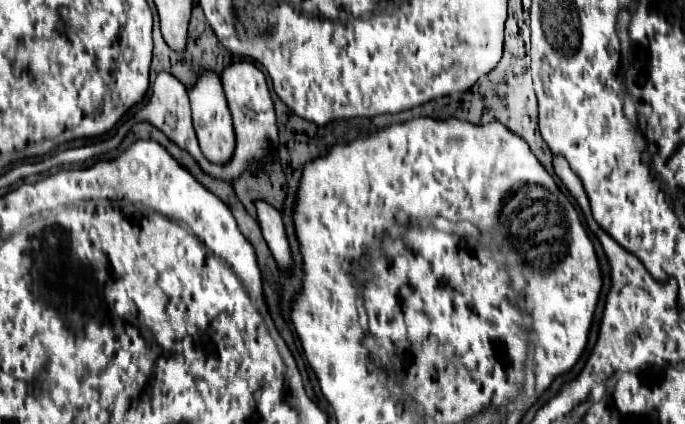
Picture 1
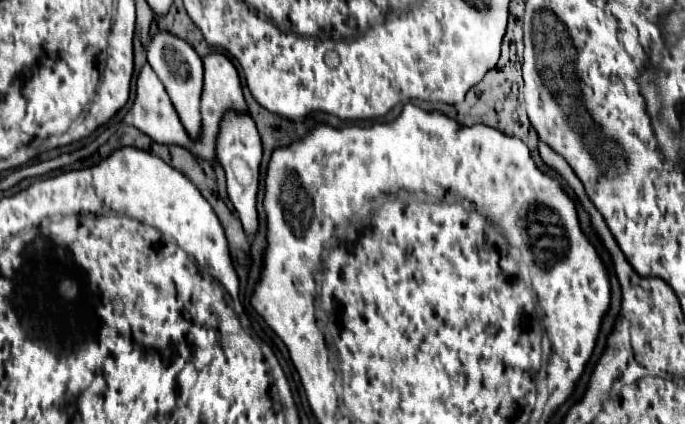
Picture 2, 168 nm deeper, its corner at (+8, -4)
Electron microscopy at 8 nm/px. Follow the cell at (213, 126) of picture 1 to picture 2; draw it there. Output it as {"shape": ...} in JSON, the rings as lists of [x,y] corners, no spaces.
{"shape":[[[159,30],[147,44],[147,62],[155,70],[155,74],[161,78],[163,86],[167,88],[167,94],[185,126],[185,130],[191,136],[197,136],[201,128],[201,116],[199,116],[199,102],[201,102],[201,90],[203,90],[203,64],[201,56],[181,38],[173,36],[171,32]]]}

